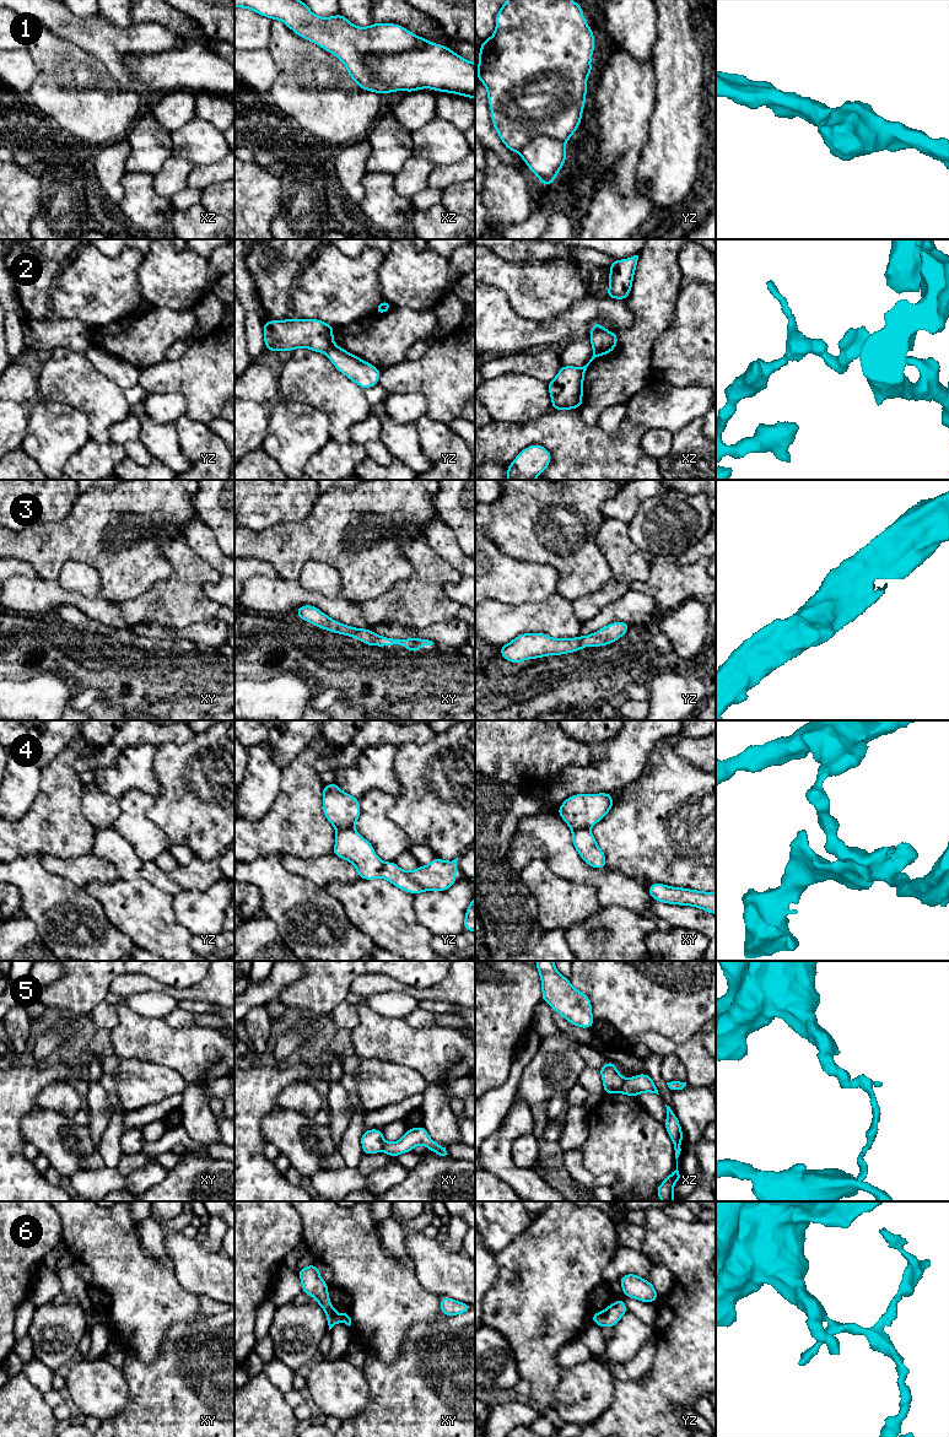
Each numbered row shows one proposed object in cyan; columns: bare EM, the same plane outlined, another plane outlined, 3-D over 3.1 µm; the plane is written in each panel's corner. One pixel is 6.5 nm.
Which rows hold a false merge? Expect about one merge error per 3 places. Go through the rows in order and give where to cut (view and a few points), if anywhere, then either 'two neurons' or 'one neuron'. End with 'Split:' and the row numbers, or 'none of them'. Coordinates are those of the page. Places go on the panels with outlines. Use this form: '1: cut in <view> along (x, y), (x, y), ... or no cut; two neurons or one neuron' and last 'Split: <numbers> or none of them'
1: cut in xz along (430, 43), (389, 55), (367, 54), (361, 60); two neurons
2: no cut; one neuron
3: no cut; one neuron
4: cut in yz along (352, 827), (336, 831); two neurons
5: cut in xz along (625, 1080), (619, 1091); two neurons
6: cut in xy along (341, 1314), (339, 1321); two neurons
Split: 1, 4, 5, 6

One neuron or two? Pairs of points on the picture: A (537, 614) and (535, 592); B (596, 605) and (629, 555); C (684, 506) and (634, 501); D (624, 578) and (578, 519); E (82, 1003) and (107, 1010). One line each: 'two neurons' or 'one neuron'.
A: two neurons
B: one neuron
C: two neurons
D: two neurons
E: two neurons

